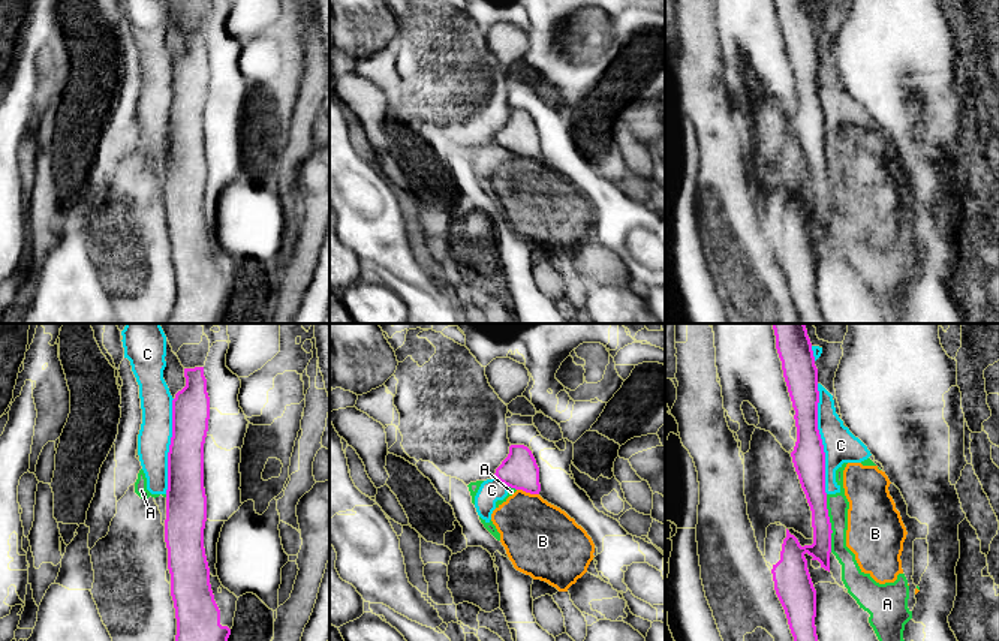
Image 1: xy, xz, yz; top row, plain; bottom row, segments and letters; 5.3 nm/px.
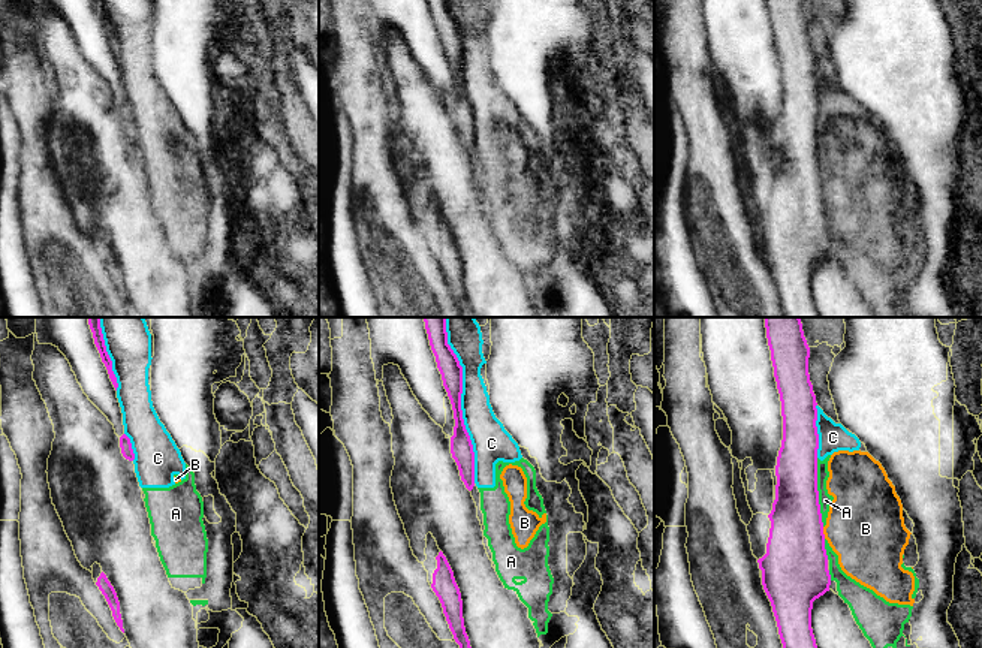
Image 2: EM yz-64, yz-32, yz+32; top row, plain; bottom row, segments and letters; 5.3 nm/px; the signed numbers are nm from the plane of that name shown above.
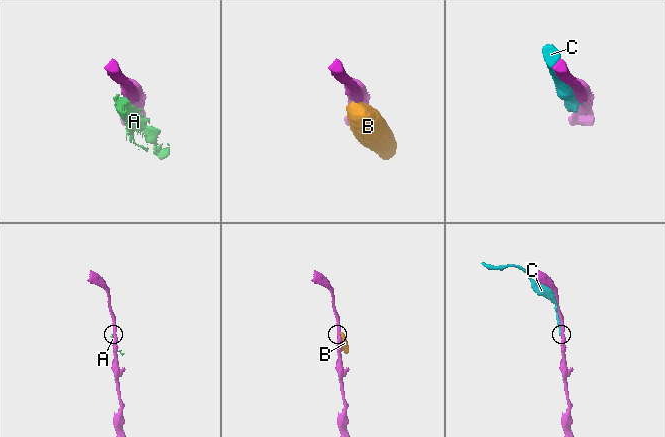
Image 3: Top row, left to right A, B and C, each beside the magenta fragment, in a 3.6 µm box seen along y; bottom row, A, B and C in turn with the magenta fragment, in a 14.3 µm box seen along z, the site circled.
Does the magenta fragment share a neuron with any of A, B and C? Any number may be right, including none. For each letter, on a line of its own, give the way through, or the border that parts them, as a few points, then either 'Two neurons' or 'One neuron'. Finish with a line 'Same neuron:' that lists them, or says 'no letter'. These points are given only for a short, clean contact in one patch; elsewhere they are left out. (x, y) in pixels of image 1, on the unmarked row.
A: Two neurons
B: Two neurons
C: Two neurons
Same neuron: no letter

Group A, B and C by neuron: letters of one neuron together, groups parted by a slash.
A B C

